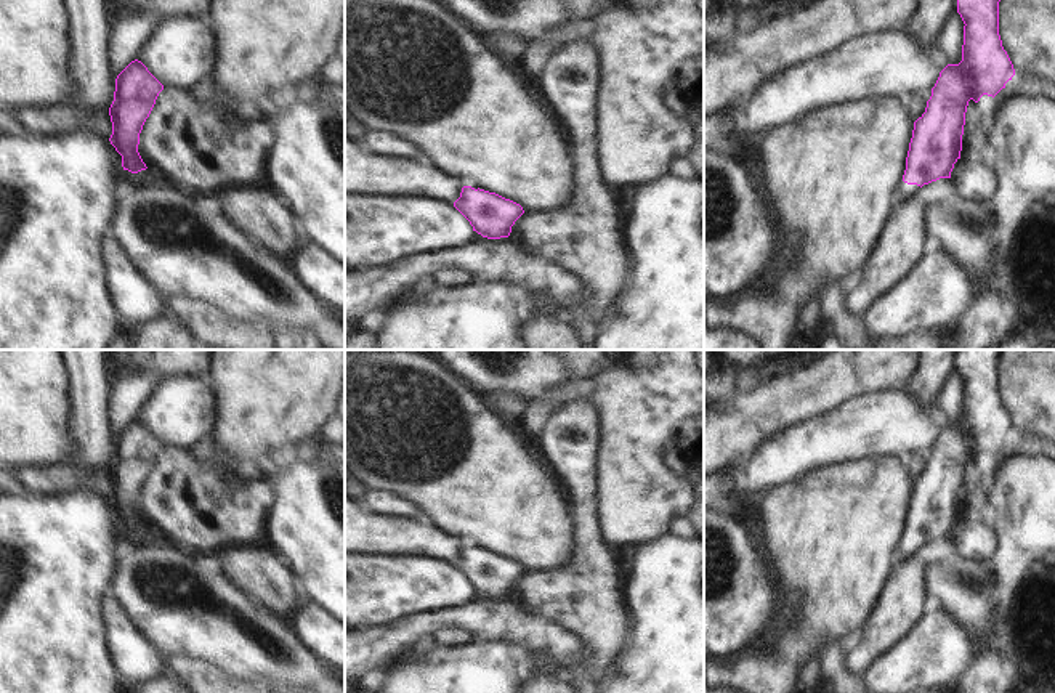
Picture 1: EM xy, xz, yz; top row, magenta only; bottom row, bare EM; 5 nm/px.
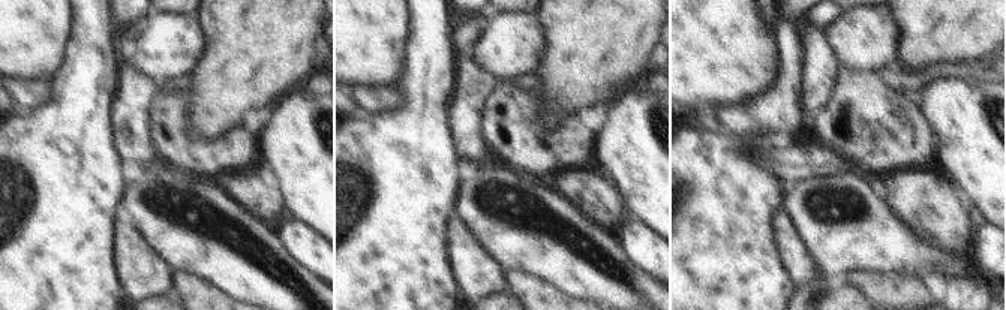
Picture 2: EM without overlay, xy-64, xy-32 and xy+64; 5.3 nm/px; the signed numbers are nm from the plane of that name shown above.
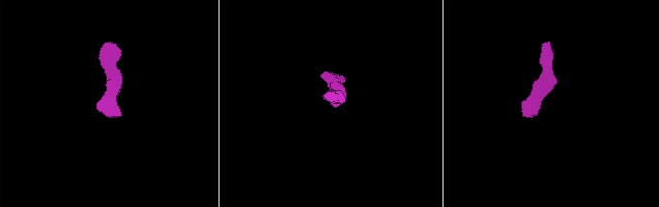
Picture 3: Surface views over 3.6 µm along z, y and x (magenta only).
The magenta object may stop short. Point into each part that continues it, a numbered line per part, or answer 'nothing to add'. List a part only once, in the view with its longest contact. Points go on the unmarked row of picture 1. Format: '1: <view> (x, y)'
1: yz (906, 552)

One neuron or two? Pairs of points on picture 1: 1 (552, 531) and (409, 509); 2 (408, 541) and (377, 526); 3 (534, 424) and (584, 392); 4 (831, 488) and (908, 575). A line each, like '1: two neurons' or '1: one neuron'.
1: two neurons
2: one neuron
3: one neuron
4: two neurons

